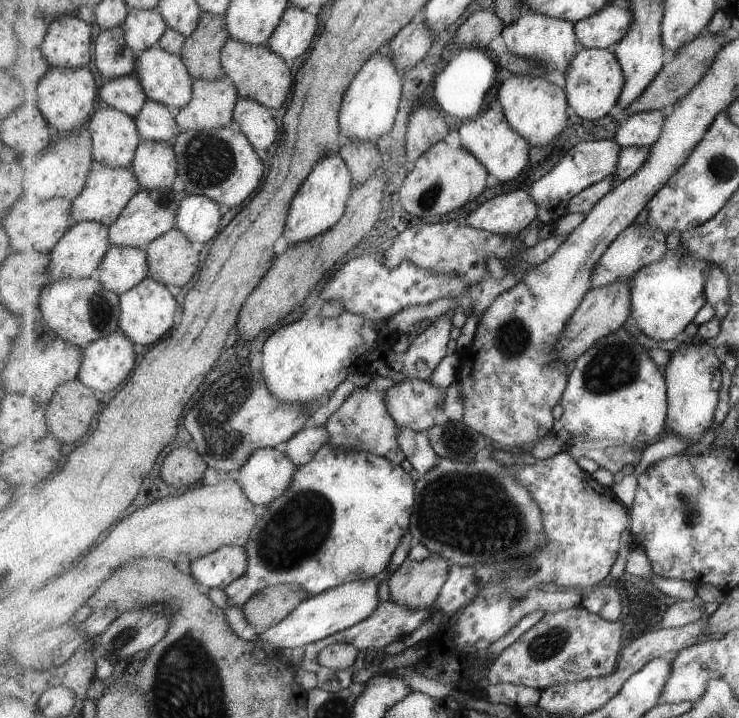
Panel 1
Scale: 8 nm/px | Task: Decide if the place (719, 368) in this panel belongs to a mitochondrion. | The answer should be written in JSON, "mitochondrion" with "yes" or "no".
{"mitochondrion":"no"}

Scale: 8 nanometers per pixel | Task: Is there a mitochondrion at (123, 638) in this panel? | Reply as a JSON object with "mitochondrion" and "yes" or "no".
{"mitochondrion":"yes"}

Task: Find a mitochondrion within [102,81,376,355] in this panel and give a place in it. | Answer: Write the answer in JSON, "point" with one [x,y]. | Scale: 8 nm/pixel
{"point":[207,160]}

